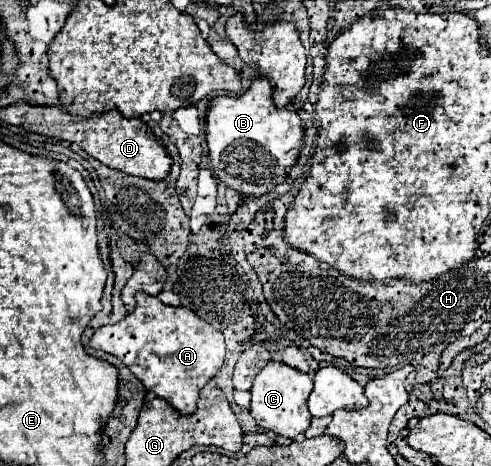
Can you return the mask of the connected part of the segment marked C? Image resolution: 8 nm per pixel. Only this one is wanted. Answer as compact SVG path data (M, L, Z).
M269 362L257 376L251 388L251 406L249 412L255 422L265 428L273 430L275 434L295 438L297 434L305 434L311 424L311 414L307 410L307 396L313 390L311 374L305 374L297 368L291 368L283 362Z

